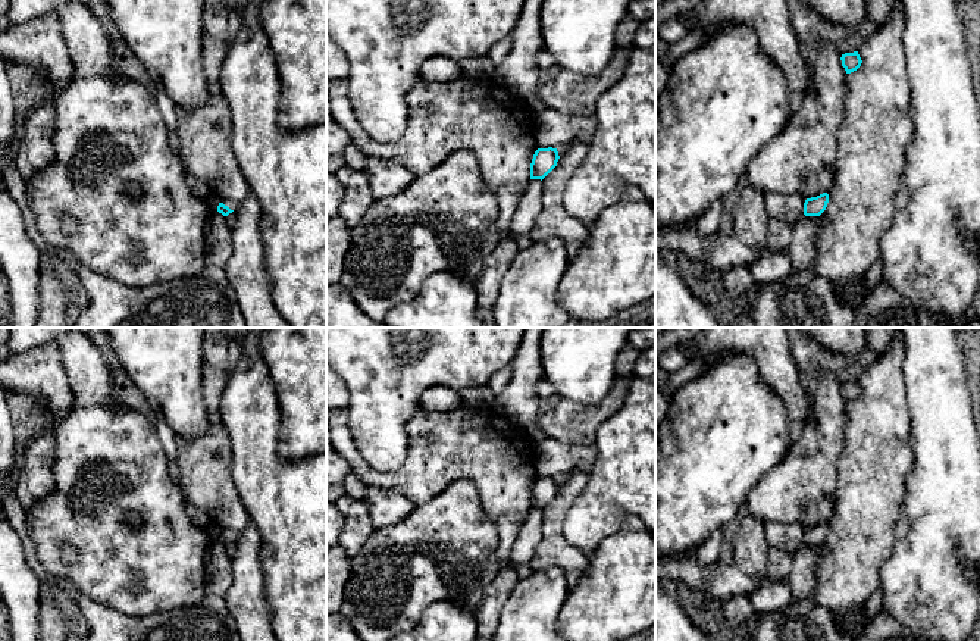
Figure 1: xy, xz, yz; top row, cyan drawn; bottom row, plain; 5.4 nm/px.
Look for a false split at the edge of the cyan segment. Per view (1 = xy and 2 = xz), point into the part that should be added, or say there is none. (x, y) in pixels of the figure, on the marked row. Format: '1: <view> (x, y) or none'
1: none
2: none

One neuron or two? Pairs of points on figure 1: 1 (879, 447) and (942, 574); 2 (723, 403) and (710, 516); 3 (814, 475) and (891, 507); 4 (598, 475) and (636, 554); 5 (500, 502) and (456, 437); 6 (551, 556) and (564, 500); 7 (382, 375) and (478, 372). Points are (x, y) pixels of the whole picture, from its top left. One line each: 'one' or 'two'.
1: two
2: one
3: two
4: two
5: one
6: one
7: one

